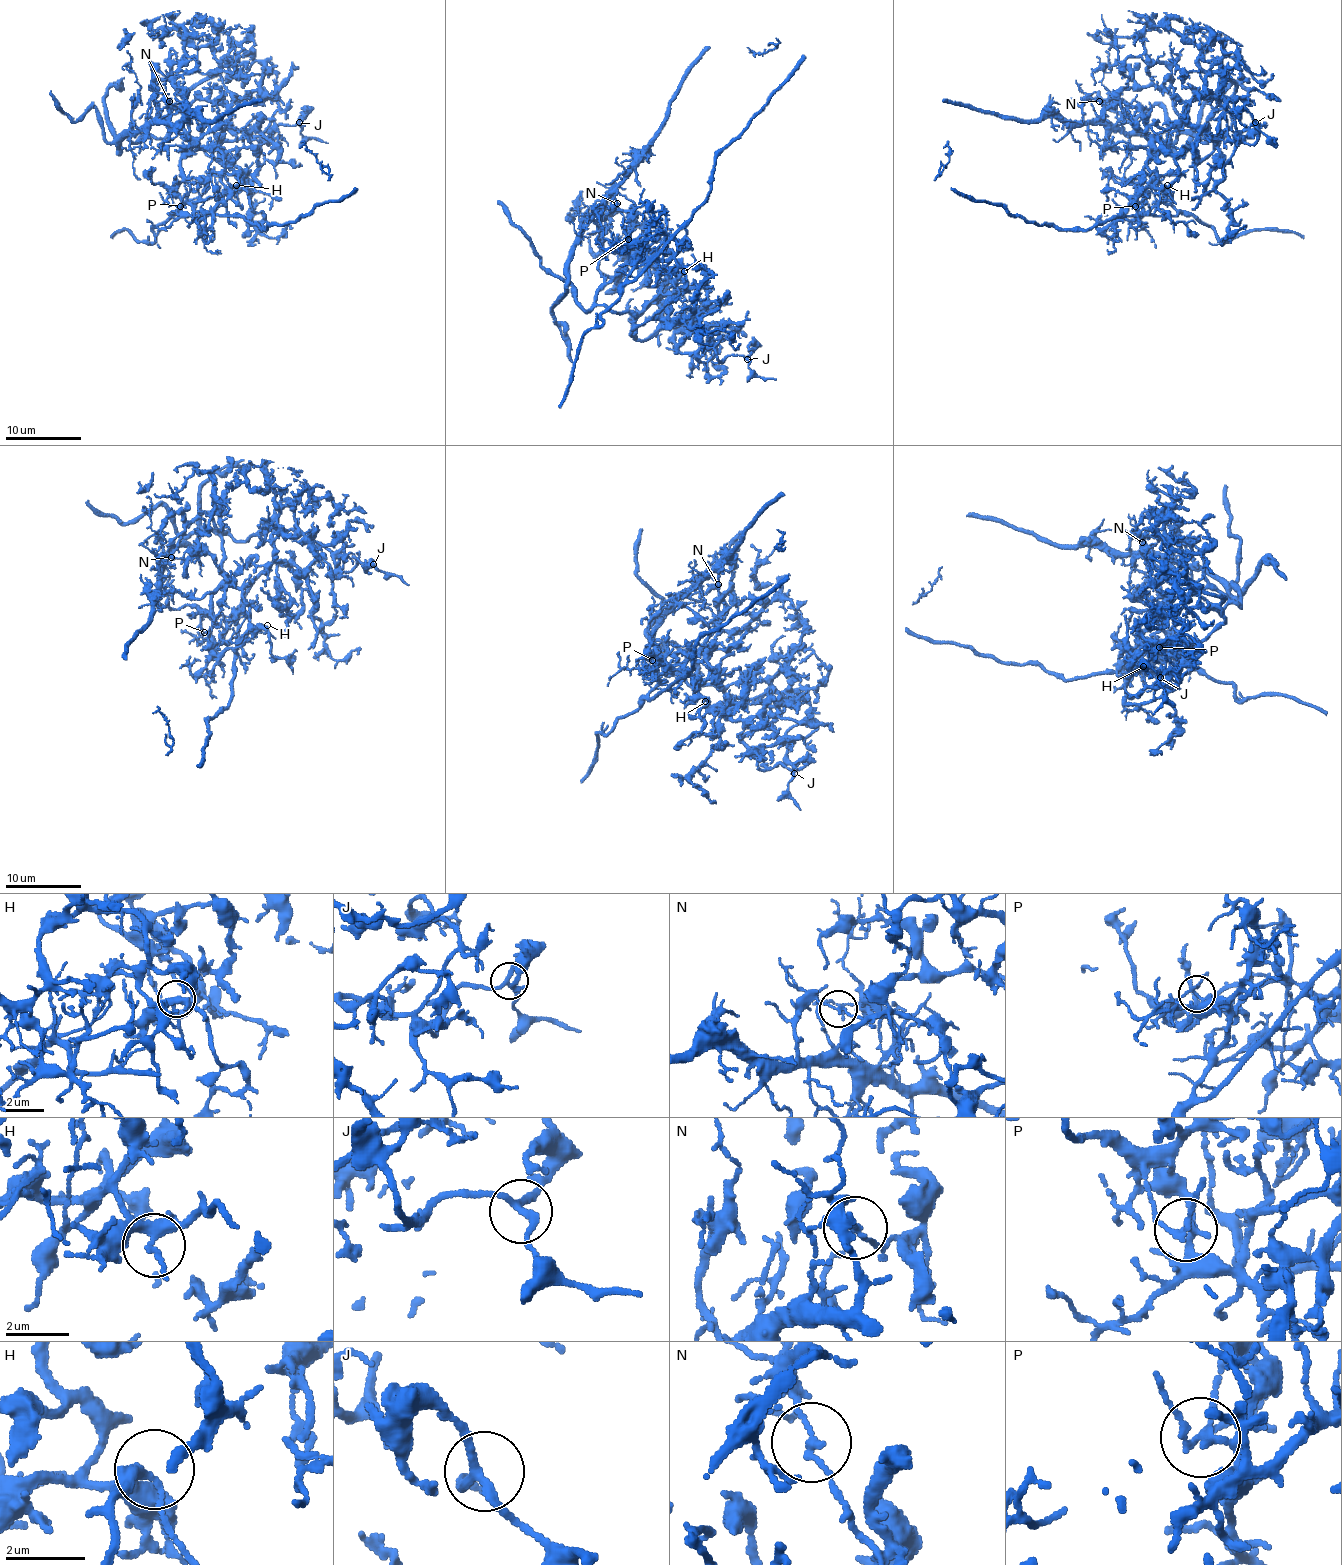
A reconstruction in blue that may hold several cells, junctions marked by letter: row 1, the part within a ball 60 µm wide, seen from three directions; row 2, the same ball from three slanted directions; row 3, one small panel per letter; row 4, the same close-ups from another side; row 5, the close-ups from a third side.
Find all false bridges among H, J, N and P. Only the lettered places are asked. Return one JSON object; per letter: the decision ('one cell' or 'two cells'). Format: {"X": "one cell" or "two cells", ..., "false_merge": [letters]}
{"H": "one cell", "J": "one cell", "N": "two cells", "P": "two cells", "false_merge": ["N", "P"]}

